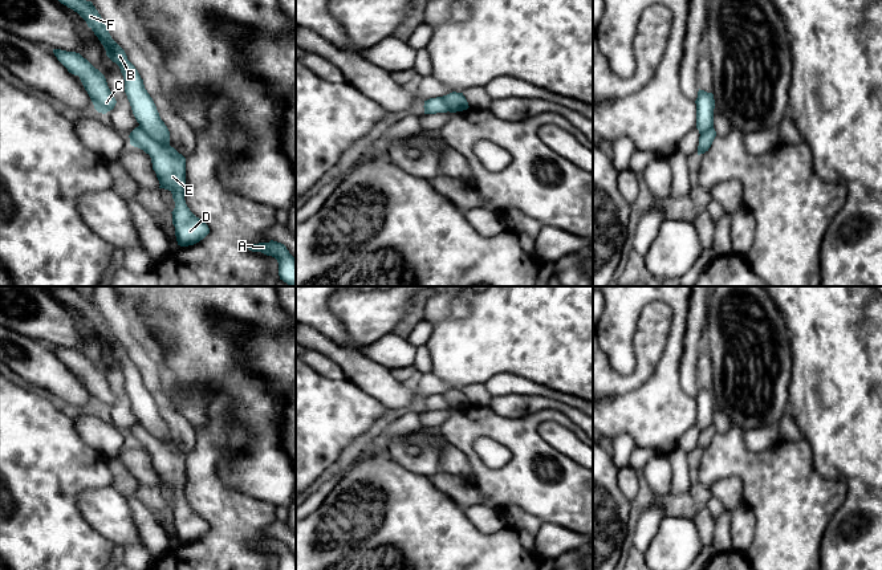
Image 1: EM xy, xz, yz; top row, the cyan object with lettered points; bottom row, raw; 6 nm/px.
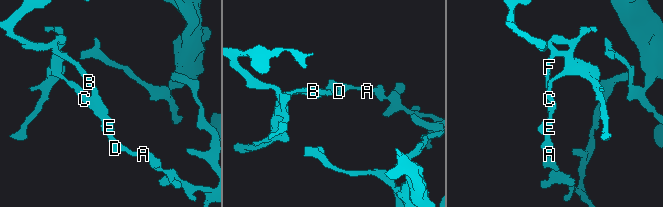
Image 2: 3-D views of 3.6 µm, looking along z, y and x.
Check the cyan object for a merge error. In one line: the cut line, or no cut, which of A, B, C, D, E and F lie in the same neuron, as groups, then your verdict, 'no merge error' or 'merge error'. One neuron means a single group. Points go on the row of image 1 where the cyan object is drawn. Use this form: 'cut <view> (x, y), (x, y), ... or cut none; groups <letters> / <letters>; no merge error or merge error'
cut xy (139, 125), (151, 137), (169, 145); groups A C D E / B F; merge error

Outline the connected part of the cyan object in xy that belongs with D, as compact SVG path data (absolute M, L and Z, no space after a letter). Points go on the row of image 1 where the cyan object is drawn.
M141 126L135 127L129 138L131 146L150 155L159 188L172 194L175 208L171 213L178 245L188 247L203 240L210 228L190 211L184 200L186 158L170 144L162 144L151 138Z

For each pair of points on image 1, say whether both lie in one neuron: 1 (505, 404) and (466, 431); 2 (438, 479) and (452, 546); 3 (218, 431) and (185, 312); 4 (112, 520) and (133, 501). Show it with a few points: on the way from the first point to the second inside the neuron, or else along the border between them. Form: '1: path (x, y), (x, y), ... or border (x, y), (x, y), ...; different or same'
1: border (487, 406), (500, 415), (524, 416); different
2: border (429, 479), (438, 489), (464, 508); different
3: border (226, 394), (212, 400), (208, 422), (196, 431); different
4: border (125, 497), (139, 534); different

